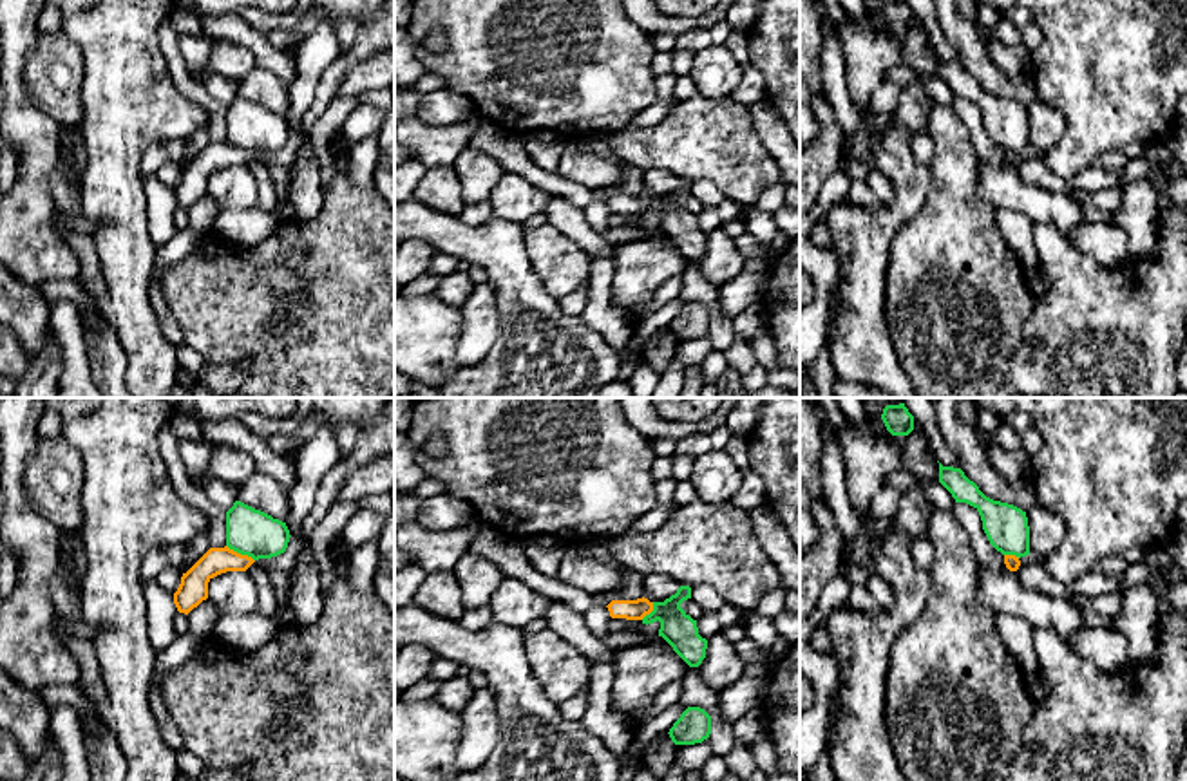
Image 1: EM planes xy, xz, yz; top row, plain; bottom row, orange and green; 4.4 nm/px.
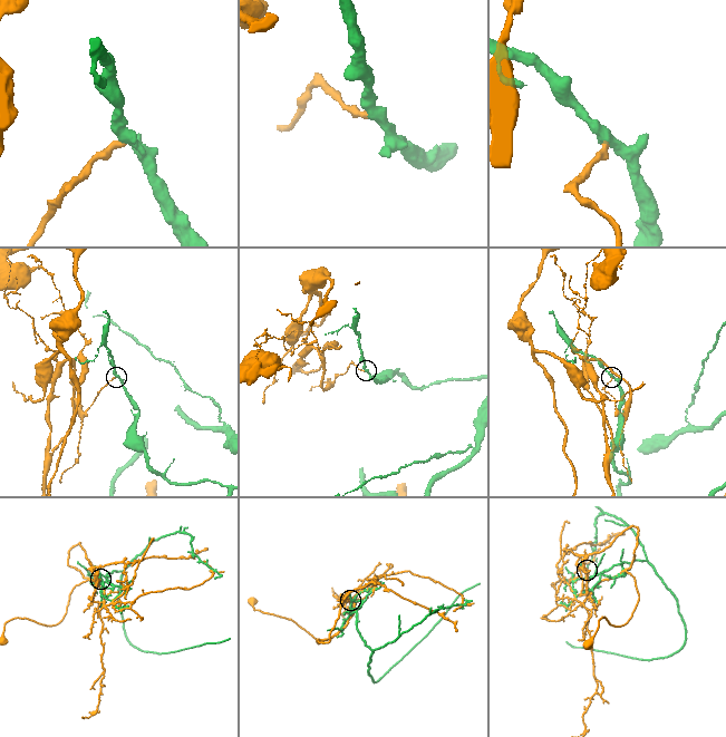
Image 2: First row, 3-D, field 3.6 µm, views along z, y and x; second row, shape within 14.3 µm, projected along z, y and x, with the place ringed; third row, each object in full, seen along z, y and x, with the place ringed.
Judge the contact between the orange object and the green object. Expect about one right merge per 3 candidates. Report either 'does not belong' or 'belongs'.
does not belong

